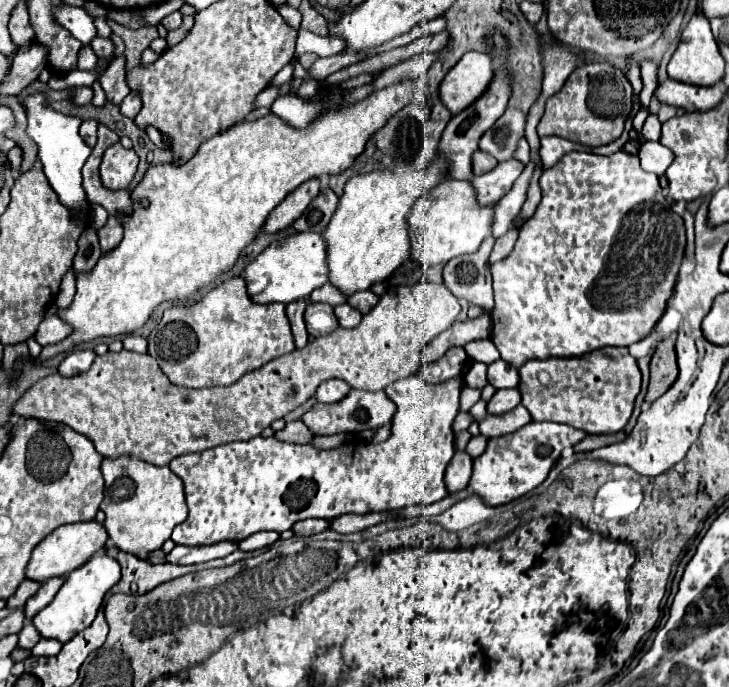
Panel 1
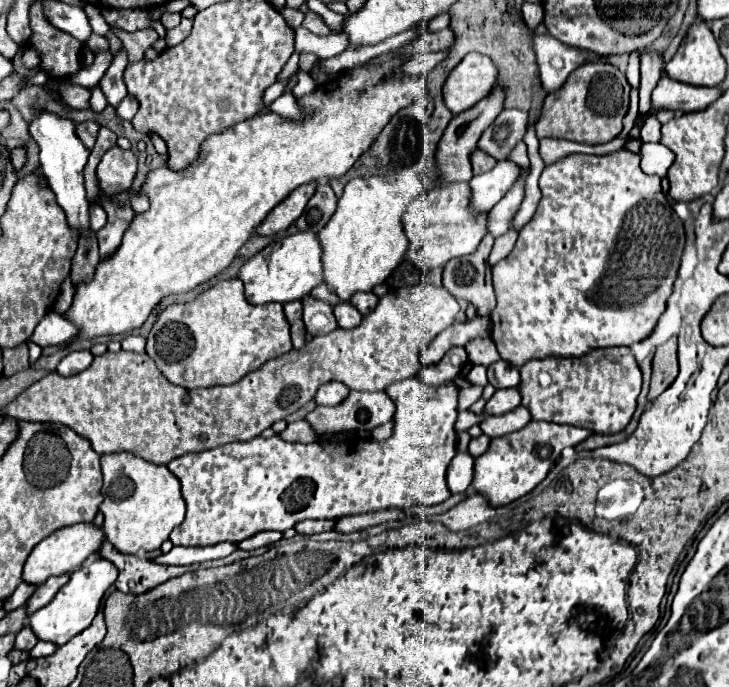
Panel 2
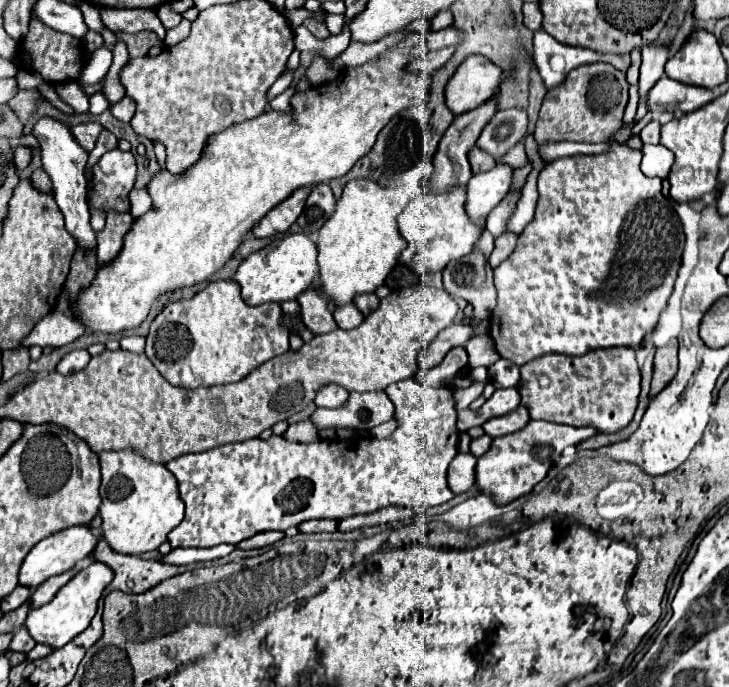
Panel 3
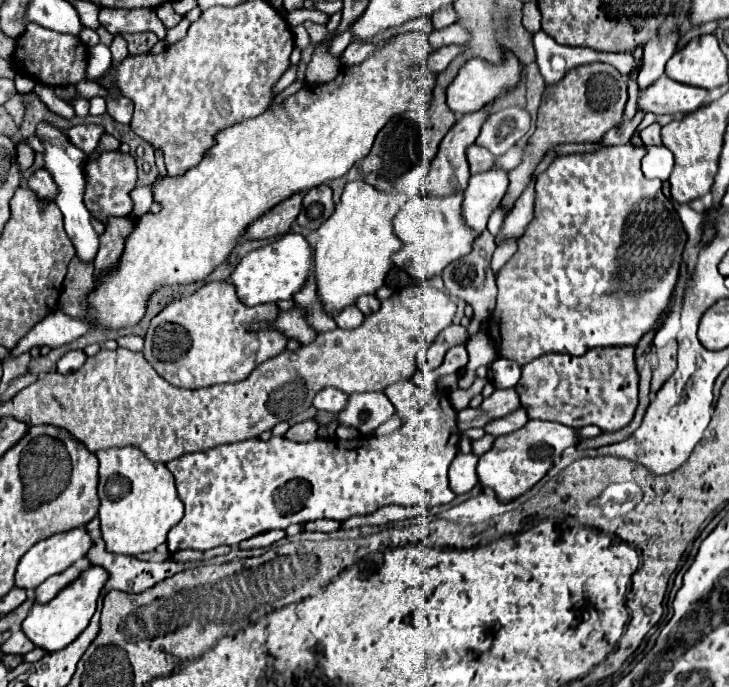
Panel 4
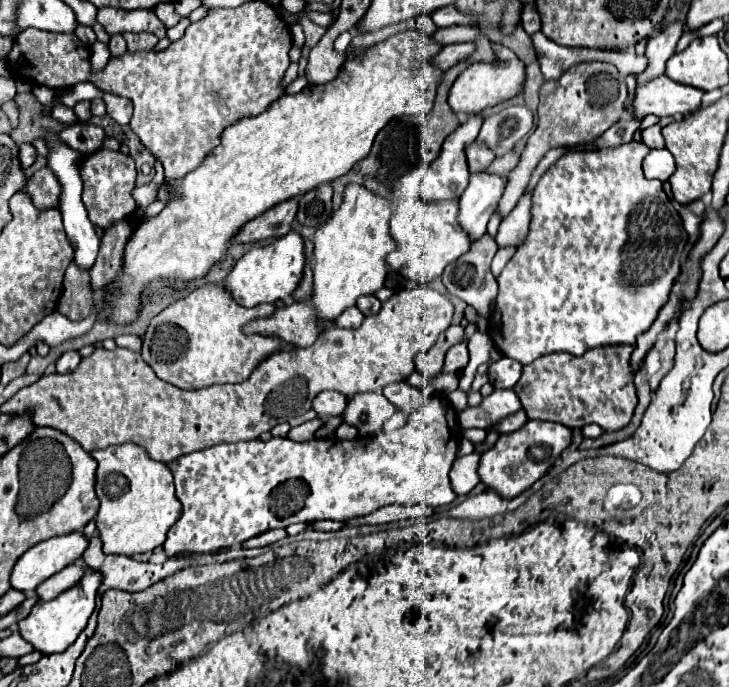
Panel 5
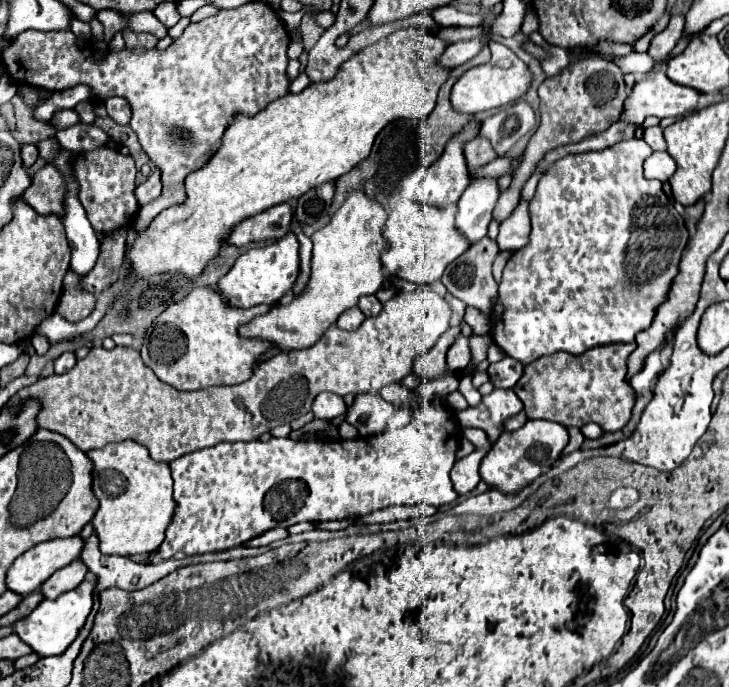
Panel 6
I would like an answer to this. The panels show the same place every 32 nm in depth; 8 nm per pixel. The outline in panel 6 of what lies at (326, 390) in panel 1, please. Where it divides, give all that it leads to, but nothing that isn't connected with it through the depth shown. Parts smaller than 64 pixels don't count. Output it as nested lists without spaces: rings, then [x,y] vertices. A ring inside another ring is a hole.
[[[322,392],[320,396],[316,396],[312,404],[312,412],[320,420],[332,420],[346,412],[346,404],[342,396],[336,396],[332,392]]]

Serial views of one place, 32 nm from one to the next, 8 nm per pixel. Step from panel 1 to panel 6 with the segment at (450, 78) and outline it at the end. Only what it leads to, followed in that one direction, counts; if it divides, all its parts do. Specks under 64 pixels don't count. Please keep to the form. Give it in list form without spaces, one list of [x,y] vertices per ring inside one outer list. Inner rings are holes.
[[[496,44],[496,50],[494,50],[494,56],[492,56],[490,62],[466,70],[458,78],[458,82],[452,88],[450,102],[452,102],[452,108],[458,110],[458,112],[478,114],[478,112],[484,112],[484,110],[490,110],[490,108],[510,104],[516,98],[522,98],[524,92],[528,90],[530,80],[532,80],[532,74],[528,72],[528,66],[512,50]]]

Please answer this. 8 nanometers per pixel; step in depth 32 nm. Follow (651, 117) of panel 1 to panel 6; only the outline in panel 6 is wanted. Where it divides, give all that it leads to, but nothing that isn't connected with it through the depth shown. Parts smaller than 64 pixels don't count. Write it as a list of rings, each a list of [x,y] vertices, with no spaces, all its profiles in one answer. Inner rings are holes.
[[[652,126],[644,130],[644,142],[652,148],[652,150],[666,150],[666,142],[662,136],[662,128],[660,126]]]

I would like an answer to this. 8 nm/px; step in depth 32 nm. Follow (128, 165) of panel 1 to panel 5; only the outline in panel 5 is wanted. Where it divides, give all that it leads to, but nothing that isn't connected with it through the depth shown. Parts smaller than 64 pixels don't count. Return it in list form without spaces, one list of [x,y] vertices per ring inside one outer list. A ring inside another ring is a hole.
[[[104,148],[96,150],[94,154],[80,160],[80,174],[84,180],[82,202],[88,210],[92,224],[108,228],[114,220],[132,218],[132,212],[136,208],[134,198],[132,198],[132,190],[134,190],[134,182],[136,182],[136,166],[134,166],[134,158],[130,154],[104,150]]]

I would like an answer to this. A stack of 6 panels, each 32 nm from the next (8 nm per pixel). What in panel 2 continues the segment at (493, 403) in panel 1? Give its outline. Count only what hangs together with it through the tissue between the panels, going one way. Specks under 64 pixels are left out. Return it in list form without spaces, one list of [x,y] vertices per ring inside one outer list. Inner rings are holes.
[[[508,388],[508,390],[496,390],[494,396],[486,402],[486,414],[506,414],[514,410],[520,404],[520,392],[518,388]]]

